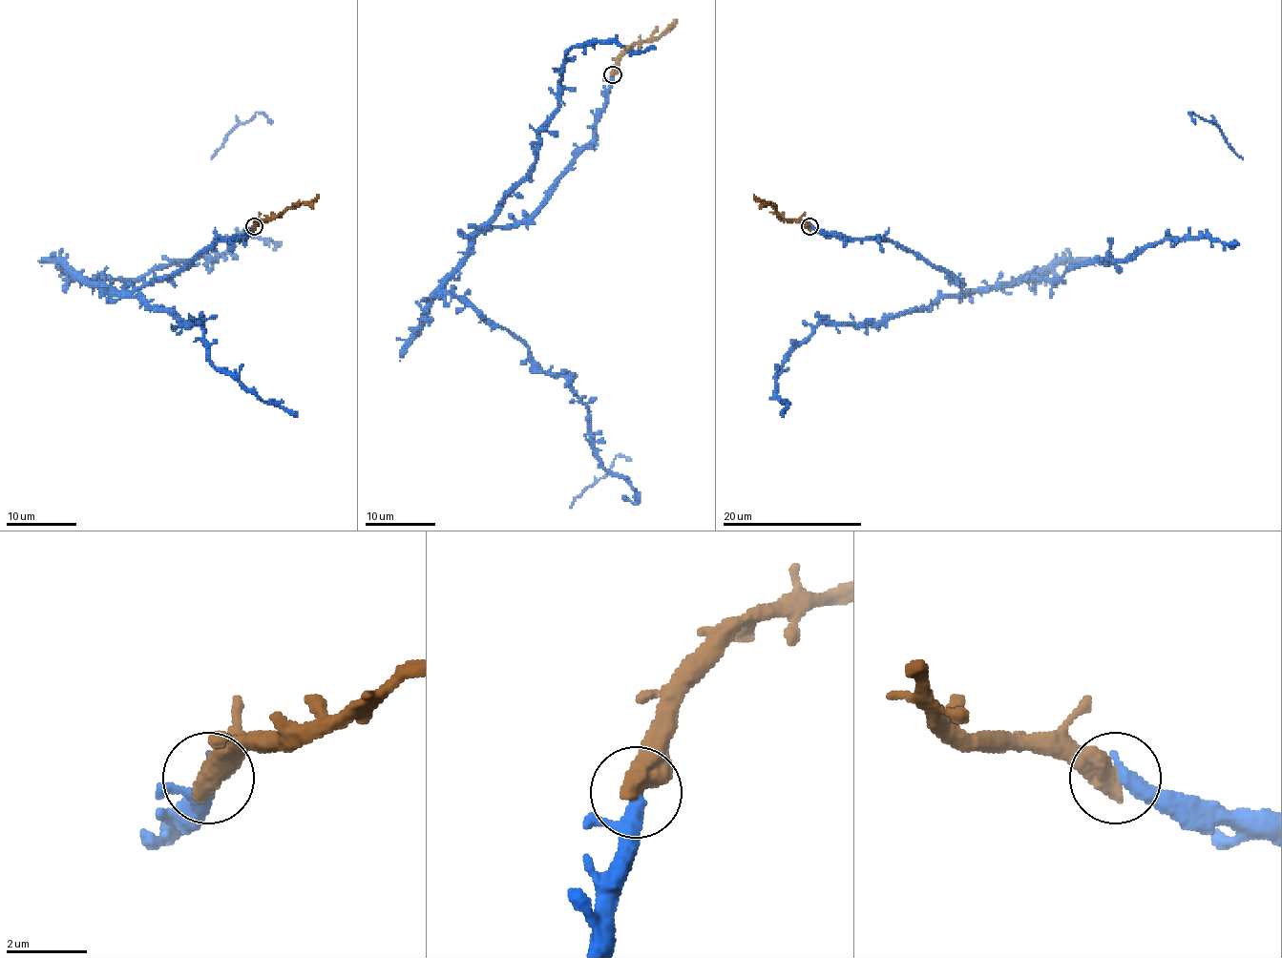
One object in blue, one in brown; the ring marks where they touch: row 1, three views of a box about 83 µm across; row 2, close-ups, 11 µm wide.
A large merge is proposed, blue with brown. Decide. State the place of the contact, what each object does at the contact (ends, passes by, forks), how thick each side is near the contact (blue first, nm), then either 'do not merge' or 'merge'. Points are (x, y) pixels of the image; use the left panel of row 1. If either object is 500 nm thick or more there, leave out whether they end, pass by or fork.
at (254, 226); 300 nm thick on the blue side, 650 nm on the other; merge

